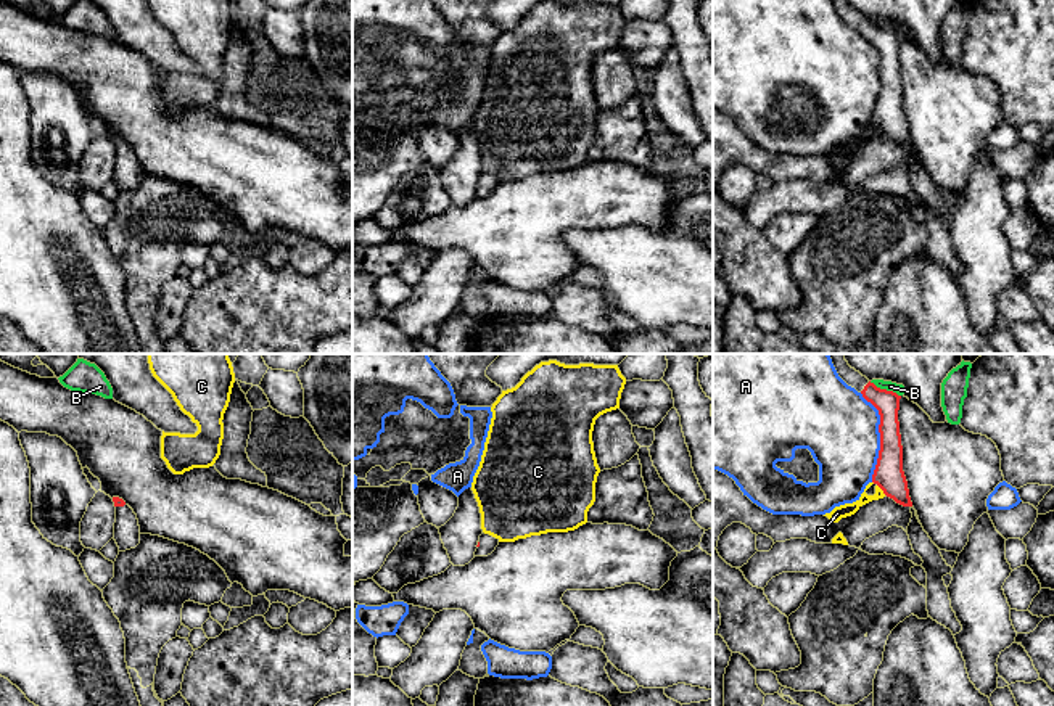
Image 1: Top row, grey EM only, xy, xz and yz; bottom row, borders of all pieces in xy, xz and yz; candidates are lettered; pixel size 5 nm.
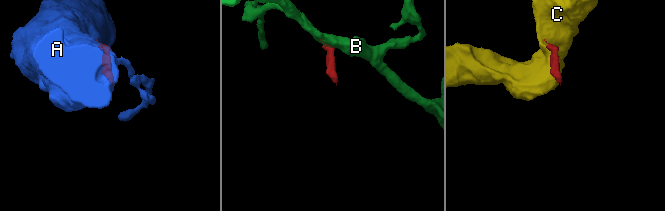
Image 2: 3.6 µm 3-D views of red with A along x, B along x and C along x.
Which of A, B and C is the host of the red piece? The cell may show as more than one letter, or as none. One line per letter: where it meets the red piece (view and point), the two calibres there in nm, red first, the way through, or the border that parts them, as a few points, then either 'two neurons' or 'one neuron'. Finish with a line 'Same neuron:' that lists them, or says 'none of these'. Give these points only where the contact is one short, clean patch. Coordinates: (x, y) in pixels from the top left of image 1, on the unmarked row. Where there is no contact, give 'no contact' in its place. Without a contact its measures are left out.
A: meets red in yz at (881, 77); 150 nm thick on the red side, 380 nm on the other; border along yz (860, 32), (879, 55), (879, 97), (872, 121); two neurons
B: meets red in yz at (885, 29); 120 nm thick on the red side, 50 nm on the other; border along yz (869, 21), (900, 36); two neurons
C: meets red in yz at (881, 127); 150 nm thick on the red side, 70 nm on the other; two neurons
Same neuron: none of these

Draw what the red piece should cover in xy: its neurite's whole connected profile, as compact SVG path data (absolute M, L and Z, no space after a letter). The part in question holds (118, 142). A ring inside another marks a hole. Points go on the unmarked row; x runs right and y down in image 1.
M113 137L116 146L114 180L119 191L135 188L140 183L140 166L134 150L119 137Z

